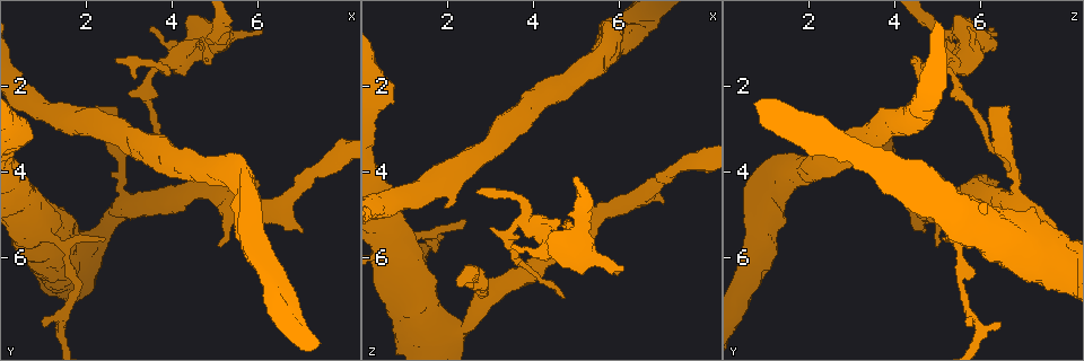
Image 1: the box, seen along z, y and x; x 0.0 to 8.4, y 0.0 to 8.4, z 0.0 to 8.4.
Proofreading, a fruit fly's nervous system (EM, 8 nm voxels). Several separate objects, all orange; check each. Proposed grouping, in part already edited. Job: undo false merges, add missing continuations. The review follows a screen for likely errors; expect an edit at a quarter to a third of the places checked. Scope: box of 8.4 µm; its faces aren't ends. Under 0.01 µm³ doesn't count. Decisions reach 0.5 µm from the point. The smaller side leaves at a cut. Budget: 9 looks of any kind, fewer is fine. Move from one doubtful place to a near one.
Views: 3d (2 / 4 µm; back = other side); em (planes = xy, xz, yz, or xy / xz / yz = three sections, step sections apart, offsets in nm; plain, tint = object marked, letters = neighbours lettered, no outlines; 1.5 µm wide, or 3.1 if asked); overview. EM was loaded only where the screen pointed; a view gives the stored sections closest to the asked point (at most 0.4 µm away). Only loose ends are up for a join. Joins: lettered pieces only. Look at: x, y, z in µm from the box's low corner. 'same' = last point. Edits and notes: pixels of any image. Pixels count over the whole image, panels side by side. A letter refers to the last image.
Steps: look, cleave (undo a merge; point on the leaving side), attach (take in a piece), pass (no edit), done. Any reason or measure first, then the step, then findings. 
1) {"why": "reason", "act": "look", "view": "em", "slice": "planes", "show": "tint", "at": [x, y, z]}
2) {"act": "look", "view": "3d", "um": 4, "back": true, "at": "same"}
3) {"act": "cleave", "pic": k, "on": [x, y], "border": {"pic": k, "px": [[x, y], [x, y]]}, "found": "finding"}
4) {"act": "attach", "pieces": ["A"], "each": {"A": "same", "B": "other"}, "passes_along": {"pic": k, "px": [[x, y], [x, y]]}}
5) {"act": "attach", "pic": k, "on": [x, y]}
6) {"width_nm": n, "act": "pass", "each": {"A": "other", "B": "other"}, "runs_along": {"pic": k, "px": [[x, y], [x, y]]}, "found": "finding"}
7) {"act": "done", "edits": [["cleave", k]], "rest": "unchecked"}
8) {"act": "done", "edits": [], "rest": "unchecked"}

{"why": "an open end", "act": "look", "view": "em", "slice": "planes", "show": "letters", "at": [1.00, 7.55, 5.65]}

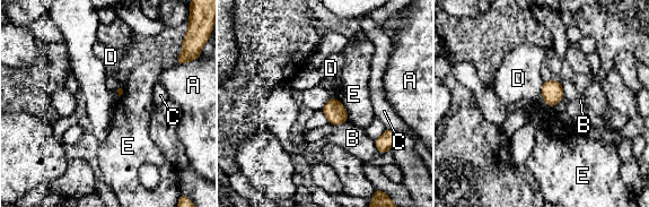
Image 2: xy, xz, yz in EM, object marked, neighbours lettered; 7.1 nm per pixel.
{"act": "pass", "each": {"A": "other", "B": "other", "C": "other", "D": "other", "E": "other"}, "border": {"pic": 2, "px": [[543, 83], [540, 92]]}, "found": "none of them fits"}

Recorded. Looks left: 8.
{"why": "branch stops here", "act": "look", "view": "em", "slice": "xy", "step": 4, "show": "tint", "at": [1.40, 4.85, 7.20]}

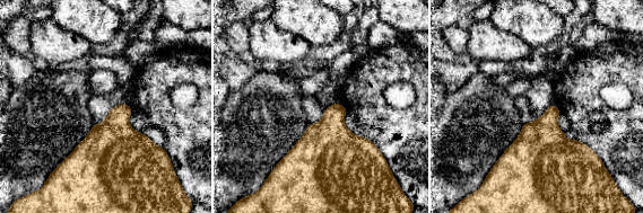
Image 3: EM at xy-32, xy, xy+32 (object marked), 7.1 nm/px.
{"act": "look", "view": "em", "slice": "planes", "show": "letters", "at": "same"}

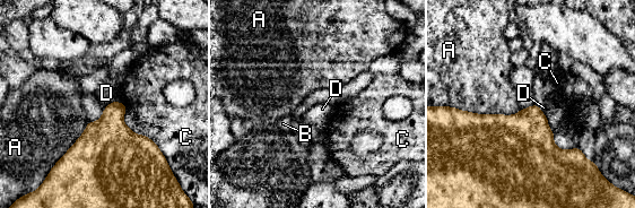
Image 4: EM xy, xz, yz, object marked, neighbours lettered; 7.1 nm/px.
{"act": "pass", "each": {"A": "other", "B": "other", "C": "other", "D": "other"}, "border": {"pic": 4, "px": [[535, 103], [545, 115]]}, "found": "none of them fits"}

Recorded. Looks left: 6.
{"why": "an open end", "act": "look", "view": "em", "slice": "planes", "show": "tint", "at": [6.05, 0.65, 6.30]}

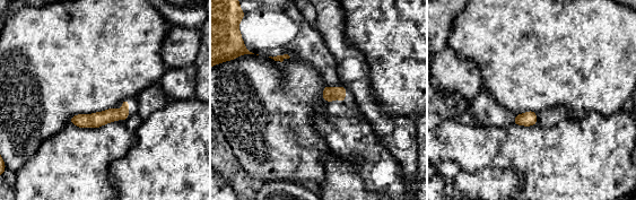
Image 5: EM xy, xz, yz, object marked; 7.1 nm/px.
{"why": "see the neighbours", "act": "look", "view": "em", "slice": "planes", "show": "letters", "at": "same"}

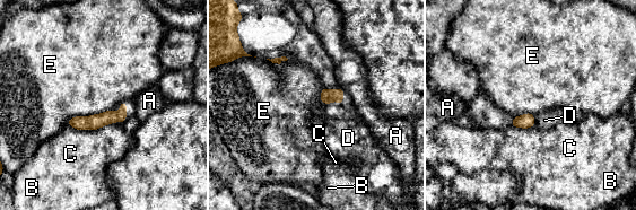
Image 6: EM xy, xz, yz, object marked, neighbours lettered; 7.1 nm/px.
{"act": "attach", "pieces": ["D"], "each": {"A": "other", "B": "other", "C": "other", "D": "same", "E": "other"}, "passes_along": {"pic": 6, "px": [[94, 122], [125, 110], [130, 103]]}, "found": "the neuron continues"}

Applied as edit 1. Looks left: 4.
{"why": "redraw", "act": "look", "view": "overview"}

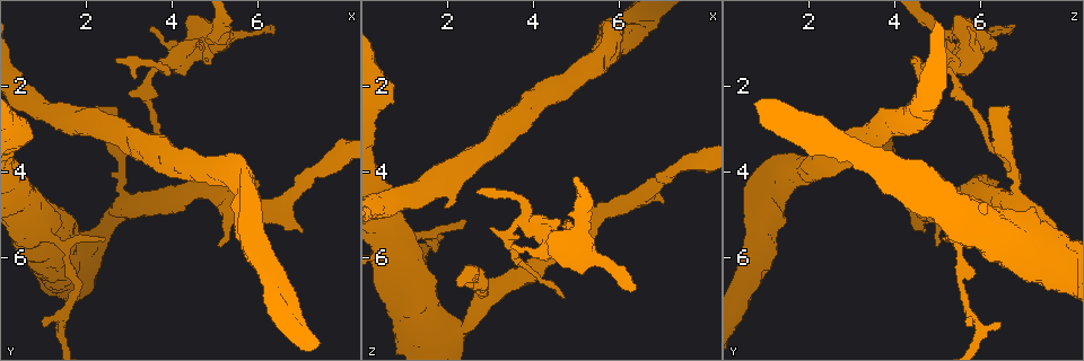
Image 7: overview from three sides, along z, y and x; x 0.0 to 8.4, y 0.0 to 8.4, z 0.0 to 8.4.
{"why": "four or more arms meet", "act": "look", "view": "3d", "um": 2, "at": [3.85, 1.55, 5.05]}

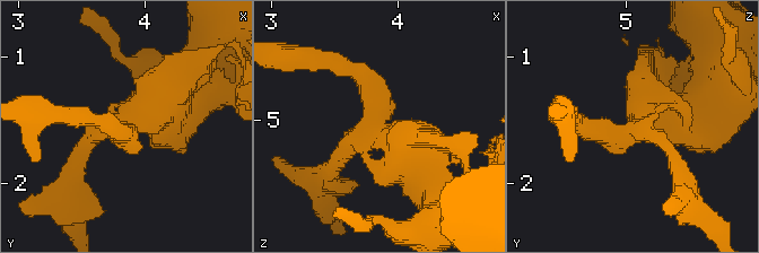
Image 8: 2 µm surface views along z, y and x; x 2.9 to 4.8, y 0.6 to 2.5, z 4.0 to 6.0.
{"arms": 4, "act": "look", "view": "em", "slice": "planes", "show": "letters", "at": [3.84, 1.54, 5.08]}

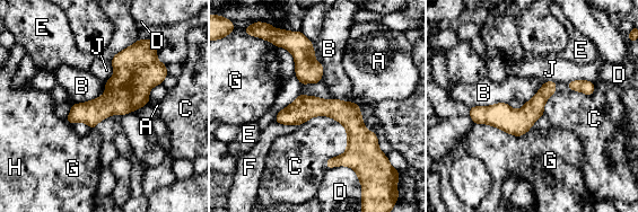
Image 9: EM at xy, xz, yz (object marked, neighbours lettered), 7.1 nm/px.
{"width_nm": 180, "act": "pass", "each": {"A": "other", "B": "other", "C": "other", "D": "other", "E": "other", "F": "other", "G": "other", "H": "other", "J": "other"}, "runs_along": {"pic": 9, "px": [[279, 117], [337, 108], [373, 142]]}, "found": "continuous, no second neuron"}

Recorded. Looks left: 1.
{"act": "done", "edits": [["attach", 6]], "rest": "unchecked"}

